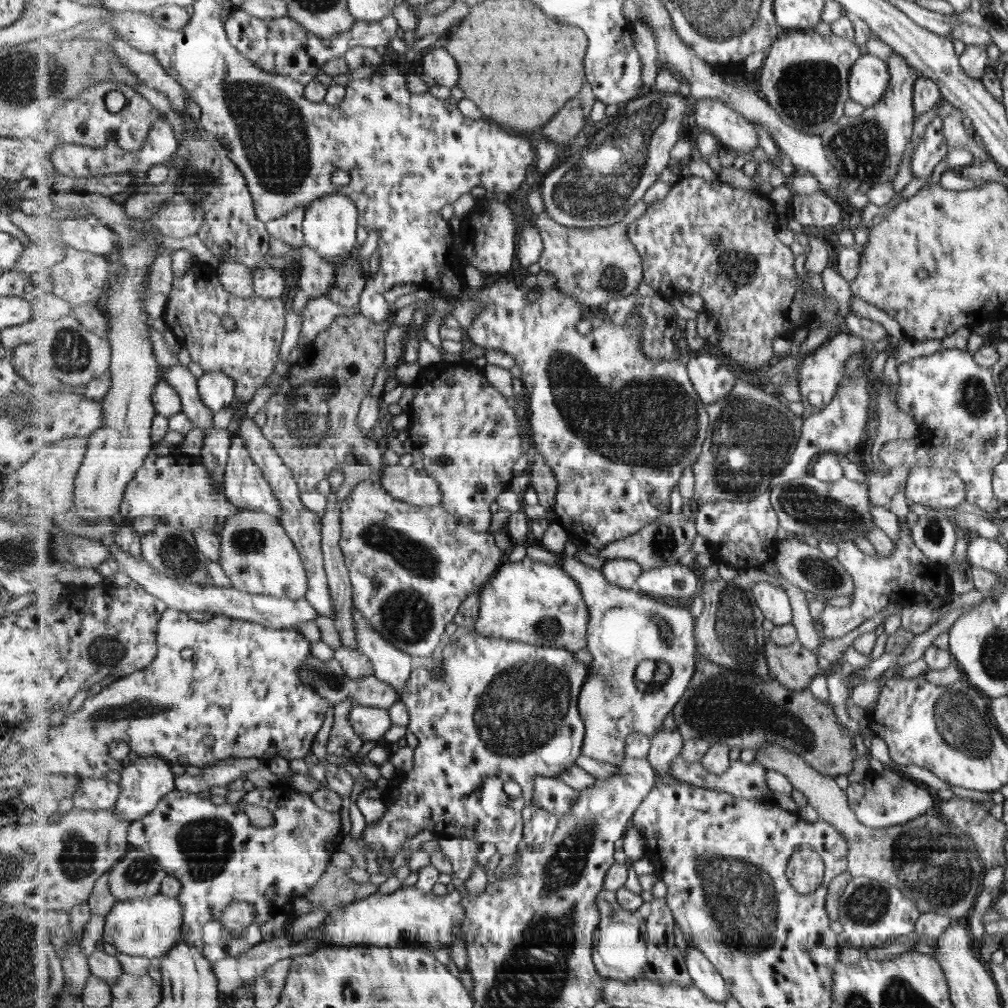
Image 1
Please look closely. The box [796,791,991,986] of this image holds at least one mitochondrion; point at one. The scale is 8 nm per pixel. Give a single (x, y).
(944, 879)

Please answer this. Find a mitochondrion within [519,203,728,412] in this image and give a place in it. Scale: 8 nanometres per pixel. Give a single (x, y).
(612, 277)

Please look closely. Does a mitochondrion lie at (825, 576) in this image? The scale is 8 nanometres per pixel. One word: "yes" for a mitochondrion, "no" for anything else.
yes

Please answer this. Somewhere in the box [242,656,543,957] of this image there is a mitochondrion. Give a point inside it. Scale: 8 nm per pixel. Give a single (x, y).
(324, 677)

